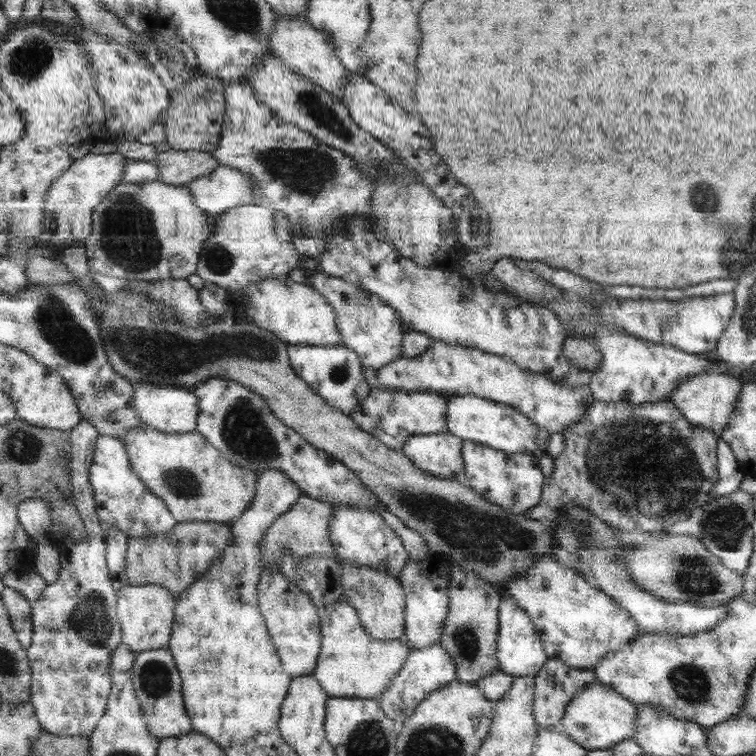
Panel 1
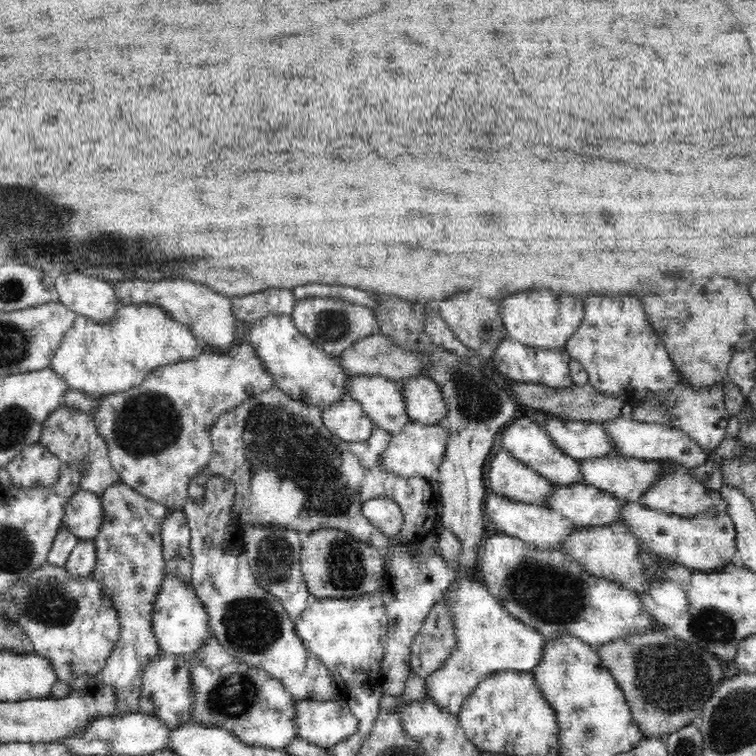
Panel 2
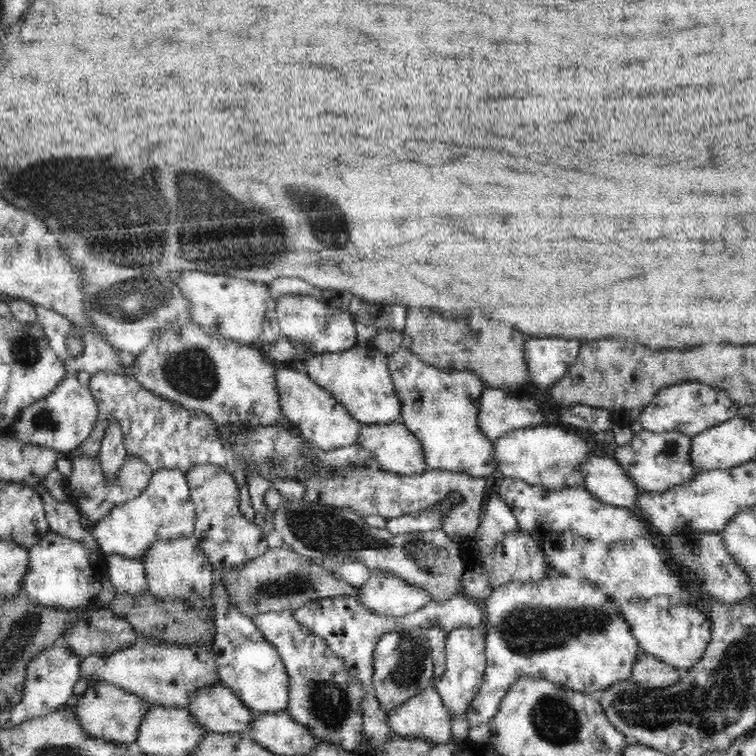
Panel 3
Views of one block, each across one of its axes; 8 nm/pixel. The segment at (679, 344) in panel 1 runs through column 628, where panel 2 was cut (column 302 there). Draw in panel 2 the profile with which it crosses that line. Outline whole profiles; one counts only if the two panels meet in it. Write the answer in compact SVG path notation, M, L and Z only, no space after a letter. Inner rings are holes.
M322 297L300 299L296 301L290 315L300 333L334 357L344 354L348 348L368 338L367 336L380 332L378 319L374 316L372 309L340 299Z

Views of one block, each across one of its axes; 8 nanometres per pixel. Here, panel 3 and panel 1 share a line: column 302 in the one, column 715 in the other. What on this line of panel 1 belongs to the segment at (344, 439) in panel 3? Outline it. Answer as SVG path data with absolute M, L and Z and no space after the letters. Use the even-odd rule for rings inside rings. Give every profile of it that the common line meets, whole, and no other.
M721 370L719 372L703 371L680 380L680 383L673 389L669 400L687 422L706 428L713 436L719 439L721 431L731 418L736 396L741 387L742 382L739 382L739 380L726 372Z

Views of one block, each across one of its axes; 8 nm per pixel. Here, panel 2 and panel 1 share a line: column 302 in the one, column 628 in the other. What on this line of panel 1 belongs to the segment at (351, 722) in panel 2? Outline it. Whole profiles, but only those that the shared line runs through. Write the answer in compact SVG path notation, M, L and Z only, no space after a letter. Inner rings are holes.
M594 680L573 694L569 703L565 705L563 717L561 717L557 729L561 733L565 733L575 744L578 744L580 748L587 752L608 750L610 746L620 740L633 738L633 725L635 725L633 704L618 696L606 685Z

